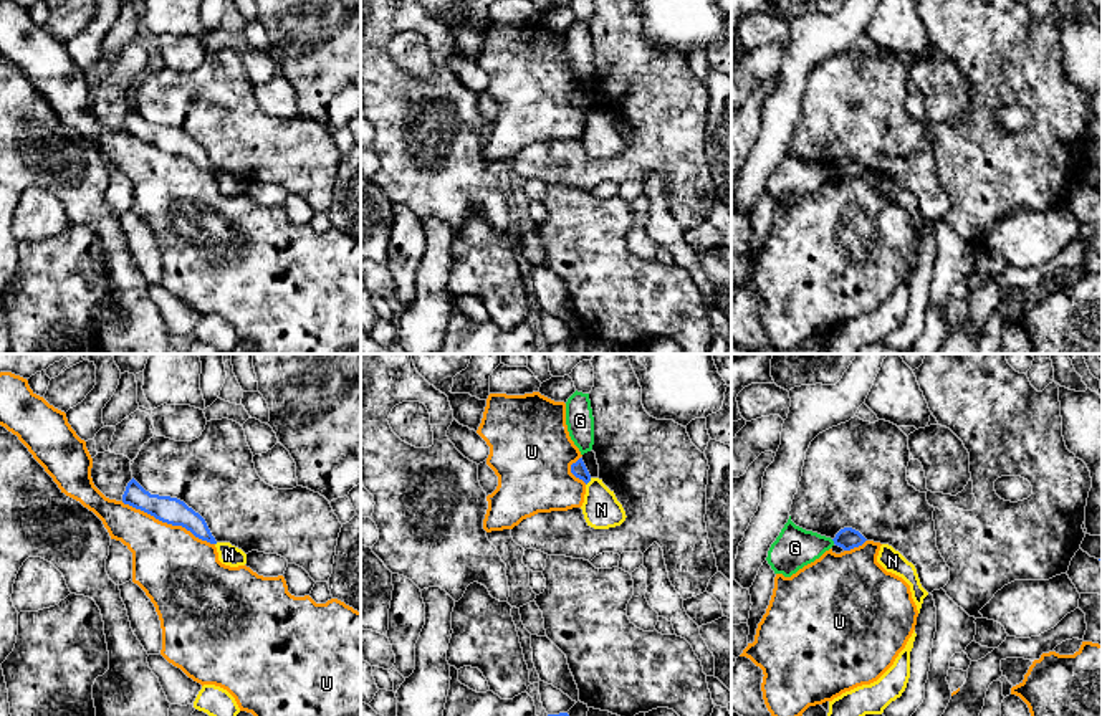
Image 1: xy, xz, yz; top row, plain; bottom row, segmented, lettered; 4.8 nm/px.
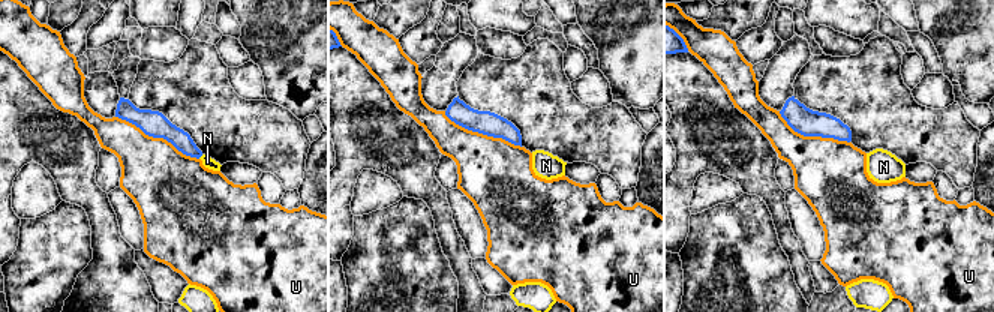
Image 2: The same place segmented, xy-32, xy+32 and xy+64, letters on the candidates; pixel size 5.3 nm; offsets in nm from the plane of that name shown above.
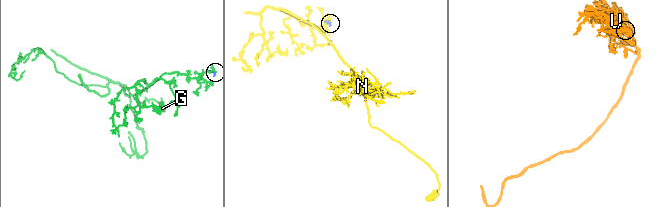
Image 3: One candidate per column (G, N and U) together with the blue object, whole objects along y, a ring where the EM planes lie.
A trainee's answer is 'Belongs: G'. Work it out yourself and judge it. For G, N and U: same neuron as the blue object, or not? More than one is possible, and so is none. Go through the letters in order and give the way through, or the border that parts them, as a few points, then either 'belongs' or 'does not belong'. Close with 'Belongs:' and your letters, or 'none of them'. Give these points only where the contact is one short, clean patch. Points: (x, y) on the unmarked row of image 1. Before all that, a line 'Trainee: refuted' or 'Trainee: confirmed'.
Trainee: refuted
G: border yz (831, 169), (834, 172); does not belong
N: border xz (591, 108), (586, 114); does not belong
U: does not belong
Belongs: none of them

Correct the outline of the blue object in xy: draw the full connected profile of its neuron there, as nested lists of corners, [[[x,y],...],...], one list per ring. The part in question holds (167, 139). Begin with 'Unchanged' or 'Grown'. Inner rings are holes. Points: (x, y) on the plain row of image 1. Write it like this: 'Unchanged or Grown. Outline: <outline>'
Unchanged. Outline: [[[134,107],[126,116],[122,132],[144,141],[162,152],[182,155],[202,170],[217,174],[205,149],[199,142],[177,127],[151,124]]]

